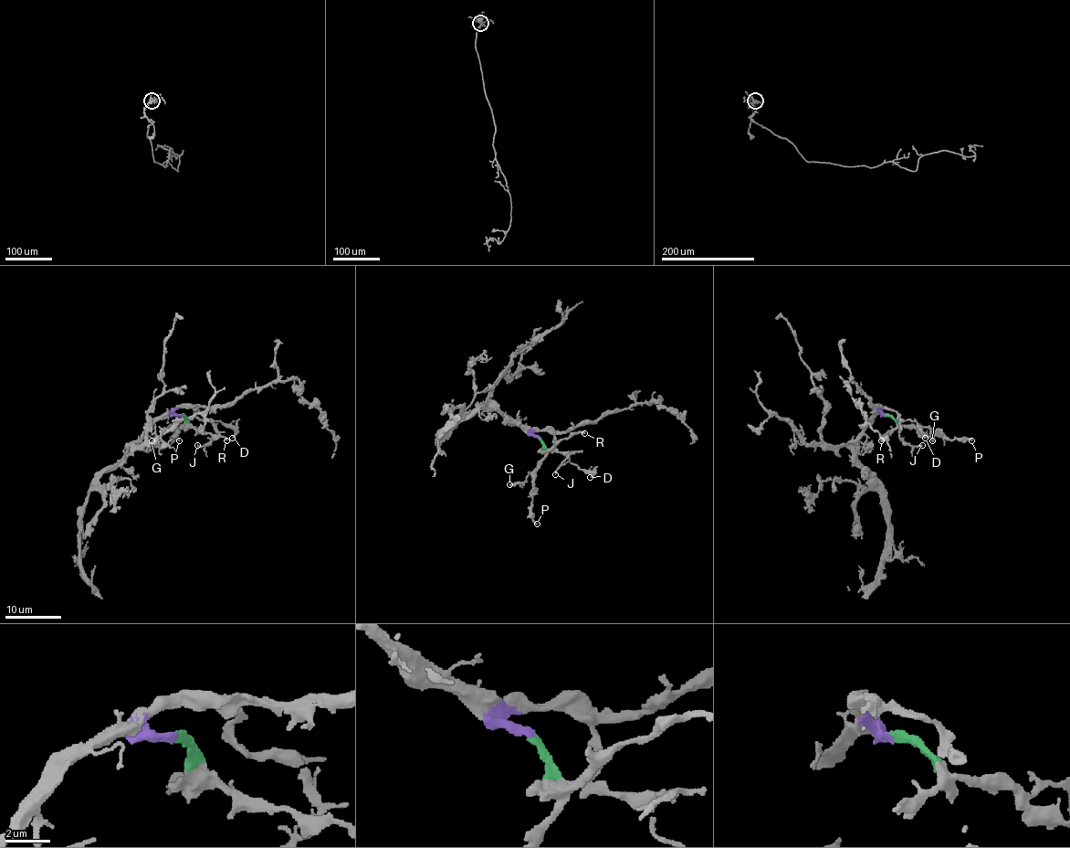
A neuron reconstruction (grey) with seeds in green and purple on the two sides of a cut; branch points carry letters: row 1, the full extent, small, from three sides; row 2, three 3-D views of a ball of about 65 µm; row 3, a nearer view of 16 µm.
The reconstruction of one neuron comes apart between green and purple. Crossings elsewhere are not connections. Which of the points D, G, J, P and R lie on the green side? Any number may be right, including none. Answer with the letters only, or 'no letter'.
G, P, R

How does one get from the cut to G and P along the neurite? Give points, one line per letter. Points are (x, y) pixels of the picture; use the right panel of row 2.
G: (886, 415), (901, 425), (912, 425), (917, 429), (928, 428), (932, 440)
P: (886, 415), (901, 425), (912, 425), (929, 436), (945, 435), (950, 439), (971, 440)

